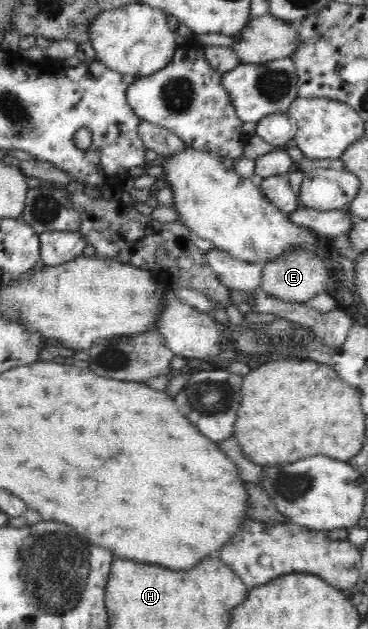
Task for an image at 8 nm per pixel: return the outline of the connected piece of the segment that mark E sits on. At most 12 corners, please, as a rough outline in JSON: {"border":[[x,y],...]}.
{"border":[[296,246],[263,265],[269,297],[306,303],[327,292],[314,250]]}

